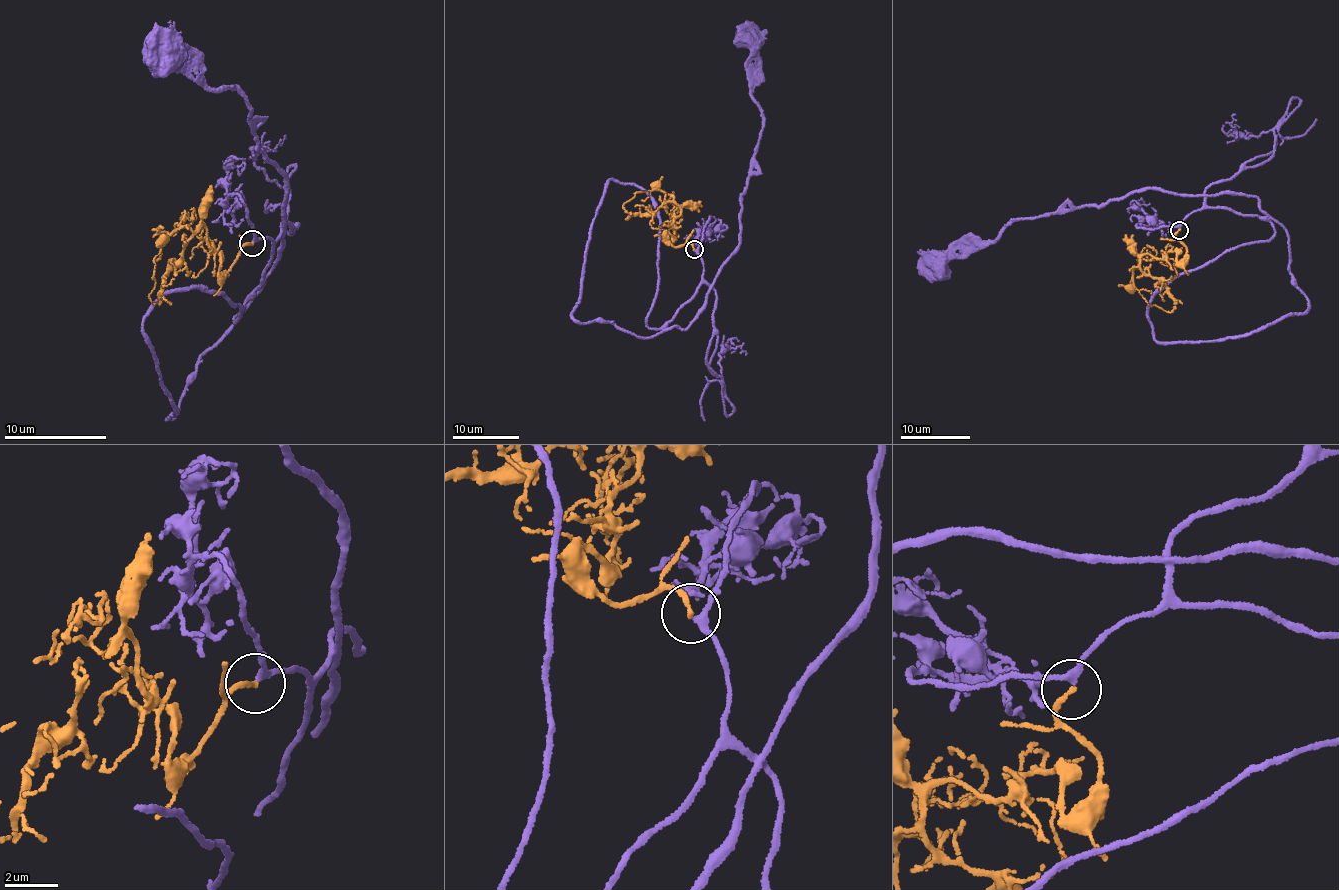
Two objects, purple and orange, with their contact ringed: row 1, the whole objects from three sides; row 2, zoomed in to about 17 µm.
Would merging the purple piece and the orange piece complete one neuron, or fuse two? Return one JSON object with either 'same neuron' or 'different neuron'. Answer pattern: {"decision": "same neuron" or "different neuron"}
{"decision": "same neuron"}

